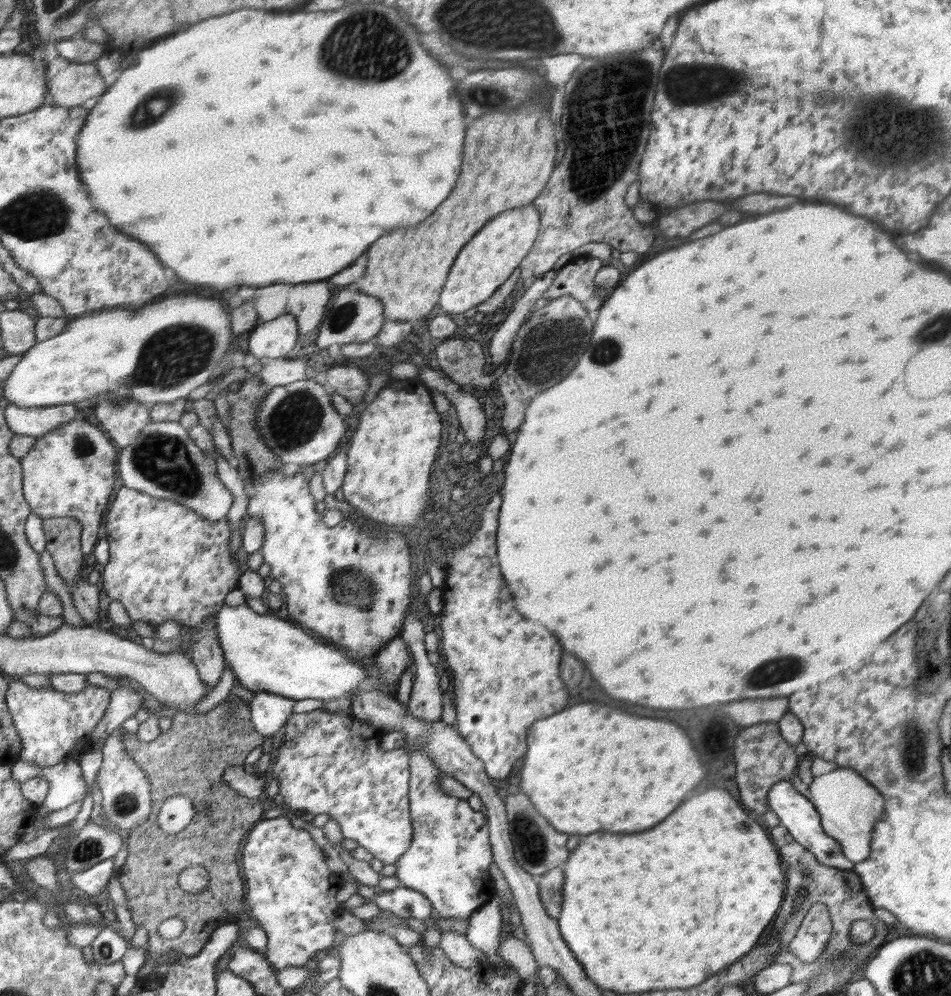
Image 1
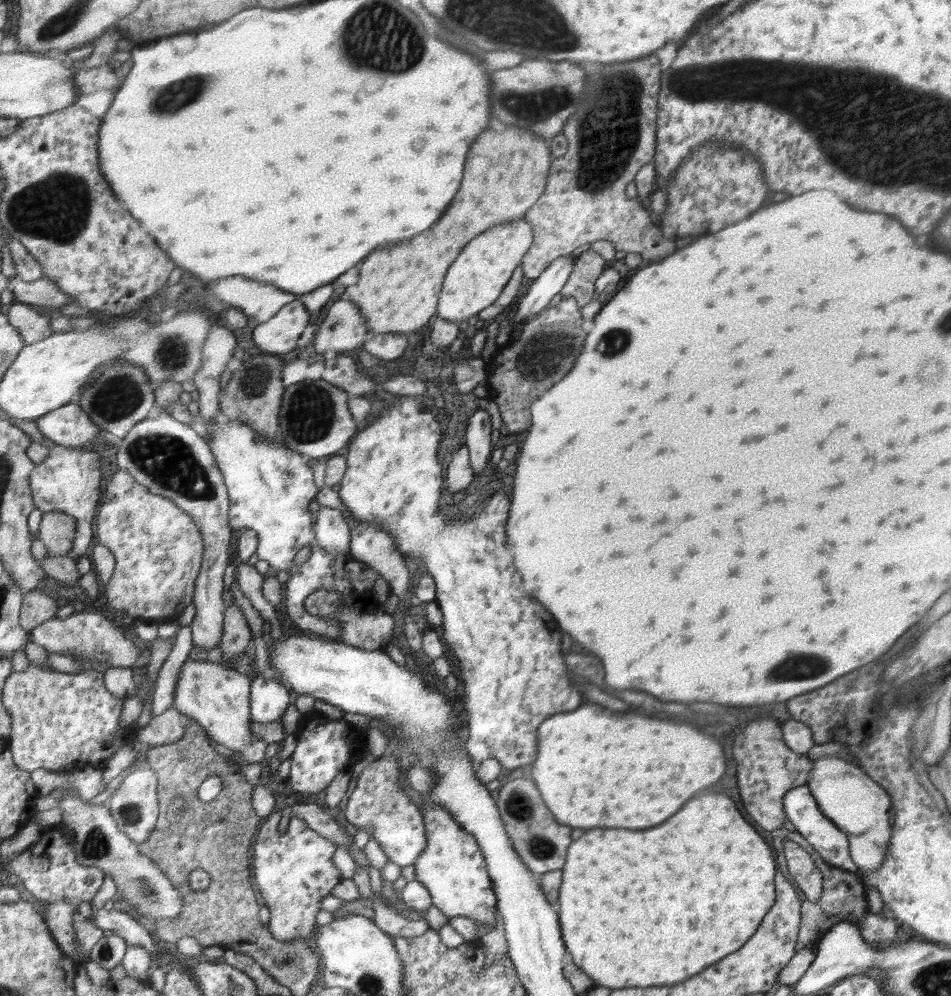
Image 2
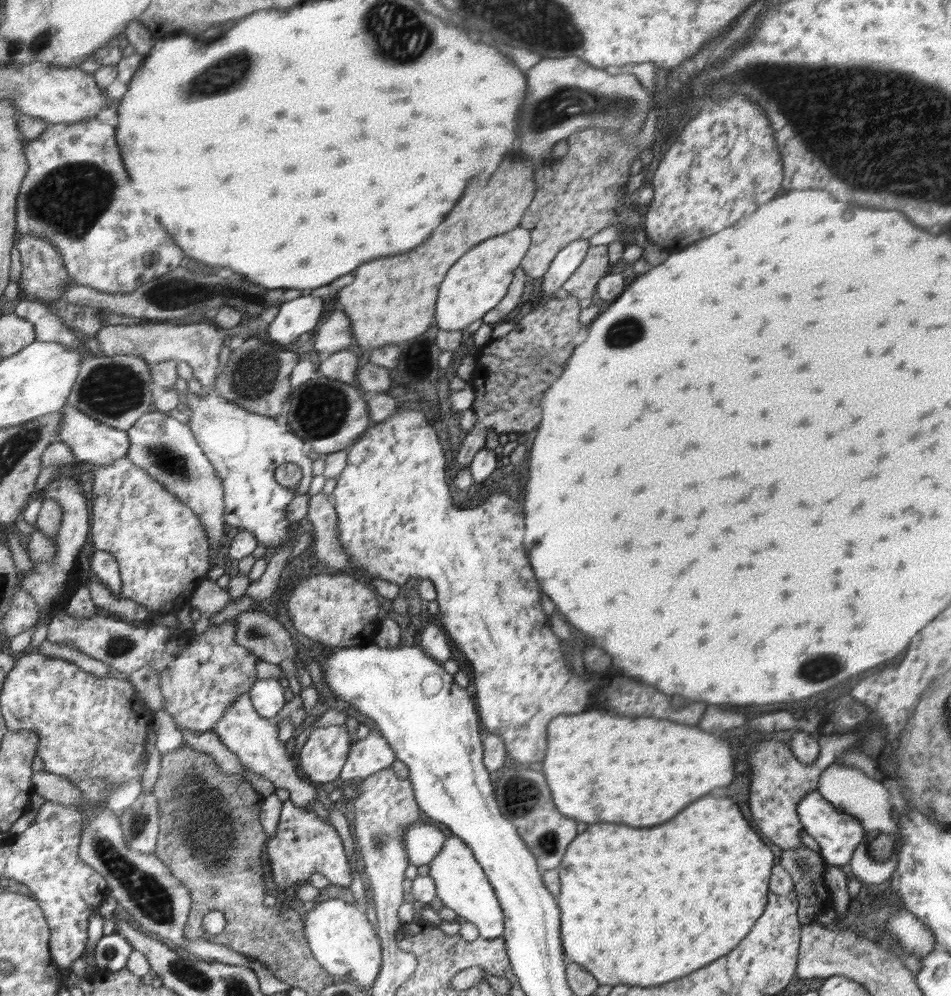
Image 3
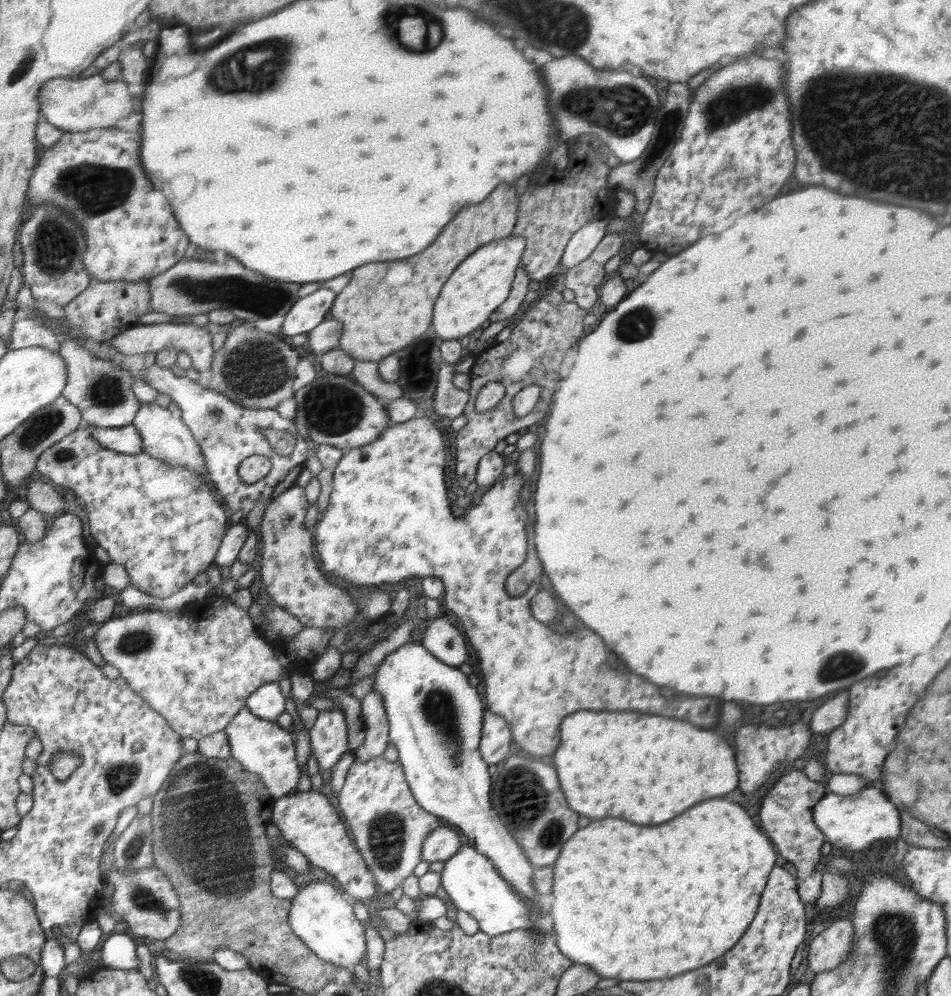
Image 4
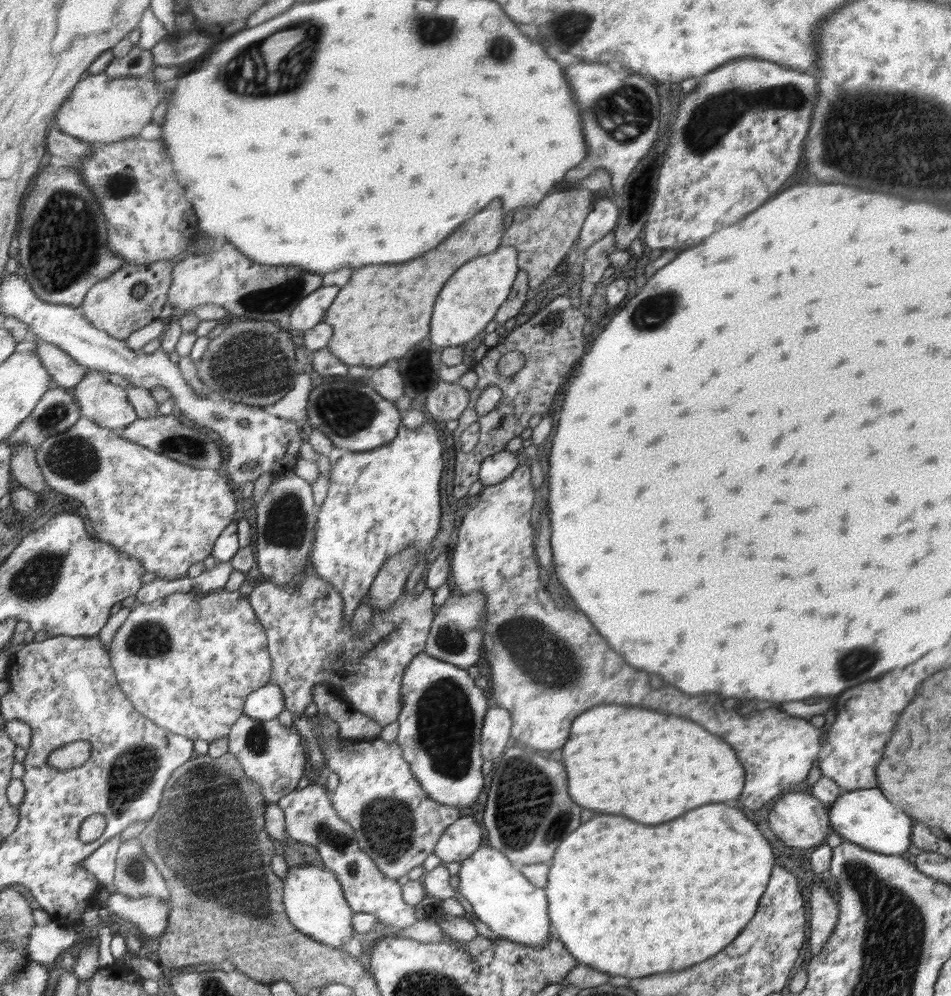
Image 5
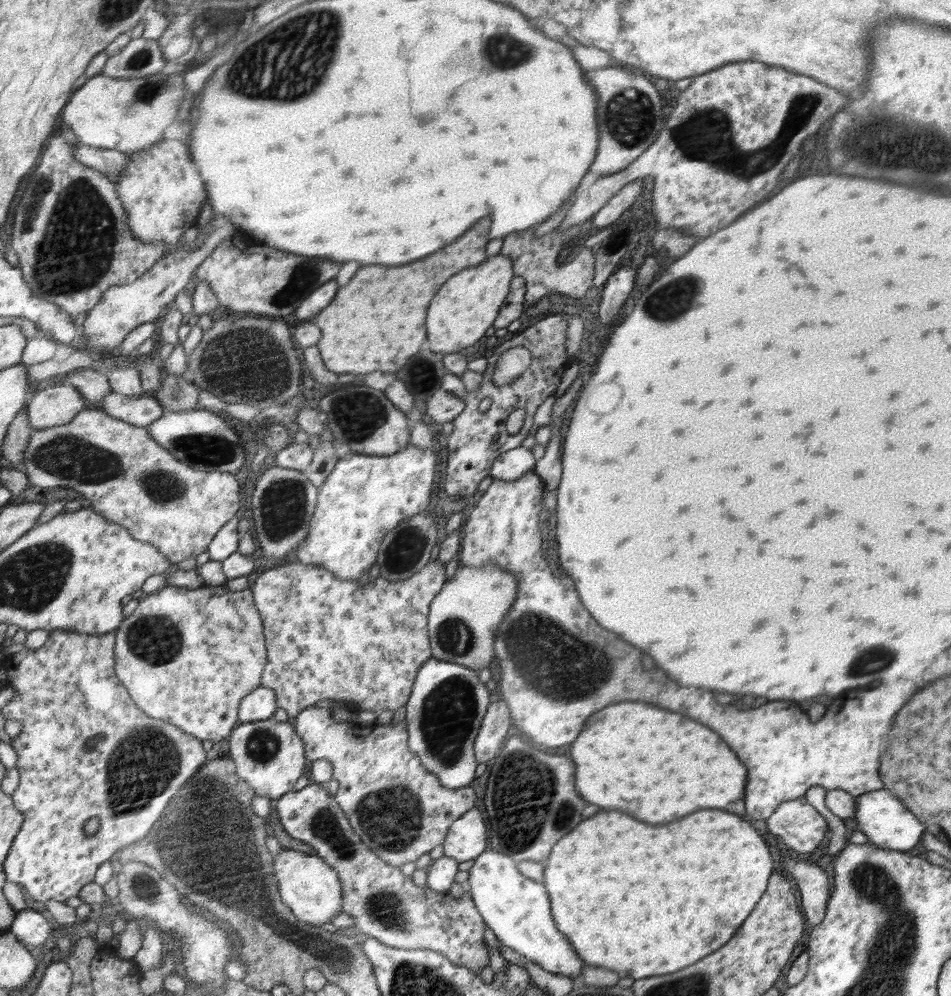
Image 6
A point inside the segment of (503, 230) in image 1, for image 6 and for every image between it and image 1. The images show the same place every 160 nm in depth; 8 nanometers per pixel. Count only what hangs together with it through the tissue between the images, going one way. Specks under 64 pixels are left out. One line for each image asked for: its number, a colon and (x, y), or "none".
2: (480, 274)
3: (478, 282)
4: (484, 280)
5: (470, 301)
6: (467, 307)

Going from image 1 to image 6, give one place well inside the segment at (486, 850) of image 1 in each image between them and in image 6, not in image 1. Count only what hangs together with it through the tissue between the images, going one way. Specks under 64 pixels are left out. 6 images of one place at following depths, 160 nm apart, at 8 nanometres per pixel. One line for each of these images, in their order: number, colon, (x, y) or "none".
2: (453, 868)
3: (462, 885)
4: (470, 879)
5: (501, 896)
6: (515, 907)

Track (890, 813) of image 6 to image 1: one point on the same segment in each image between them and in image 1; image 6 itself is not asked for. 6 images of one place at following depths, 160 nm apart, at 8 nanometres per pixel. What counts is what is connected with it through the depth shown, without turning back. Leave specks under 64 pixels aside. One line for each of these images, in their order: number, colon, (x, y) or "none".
1: (797, 814)
2: (800, 807)
3: (838, 834)
4: (851, 823)
5: (866, 817)

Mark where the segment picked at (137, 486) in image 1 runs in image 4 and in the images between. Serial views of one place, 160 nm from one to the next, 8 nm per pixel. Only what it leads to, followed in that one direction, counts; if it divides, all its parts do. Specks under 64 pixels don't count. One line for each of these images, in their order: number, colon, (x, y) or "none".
2: (163, 454)
3: (166, 448)
4: (165, 435)

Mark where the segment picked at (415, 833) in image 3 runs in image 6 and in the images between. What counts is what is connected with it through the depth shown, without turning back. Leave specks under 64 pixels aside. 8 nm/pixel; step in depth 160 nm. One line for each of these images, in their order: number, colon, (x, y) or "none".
4: (443, 843)
5: (463, 838)
6: (466, 840)

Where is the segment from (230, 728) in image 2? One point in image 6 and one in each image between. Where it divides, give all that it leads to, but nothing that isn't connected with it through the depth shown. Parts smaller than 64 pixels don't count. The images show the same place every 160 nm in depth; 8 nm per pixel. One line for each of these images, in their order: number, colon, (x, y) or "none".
3: (252, 738)
4: (262, 747)
5: (272, 756)
6: (269, 755)

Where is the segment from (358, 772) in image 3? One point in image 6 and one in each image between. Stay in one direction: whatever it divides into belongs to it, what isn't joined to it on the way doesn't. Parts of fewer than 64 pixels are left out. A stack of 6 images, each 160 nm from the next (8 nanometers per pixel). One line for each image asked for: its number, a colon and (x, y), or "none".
4: (377, 736)
5: (310, 642)
6: (326, 638)

